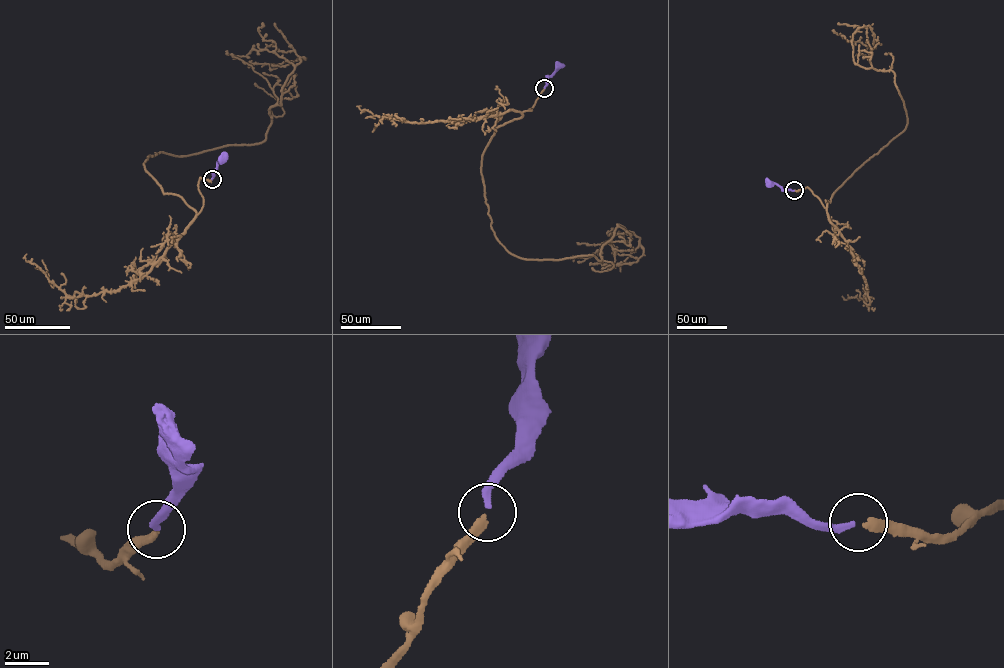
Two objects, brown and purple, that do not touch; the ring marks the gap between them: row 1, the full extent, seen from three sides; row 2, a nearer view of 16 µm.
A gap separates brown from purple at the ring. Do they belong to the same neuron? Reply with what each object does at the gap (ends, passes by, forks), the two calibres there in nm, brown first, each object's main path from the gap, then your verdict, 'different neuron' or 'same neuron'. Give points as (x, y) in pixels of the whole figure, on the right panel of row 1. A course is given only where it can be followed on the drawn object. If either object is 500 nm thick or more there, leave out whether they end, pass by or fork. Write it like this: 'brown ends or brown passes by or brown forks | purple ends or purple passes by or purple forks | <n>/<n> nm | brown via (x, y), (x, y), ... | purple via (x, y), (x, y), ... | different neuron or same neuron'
brown ends | purple ends | 360/240 nm | brown via (794, 190), (808, 187), (826, 208), (845, 180), (905, 129), (894, 73), (855, 63), (847, 41), (868, 47) | purple via (793, 190), (782, 190), (775, 183), (770, 184) | same neuron

